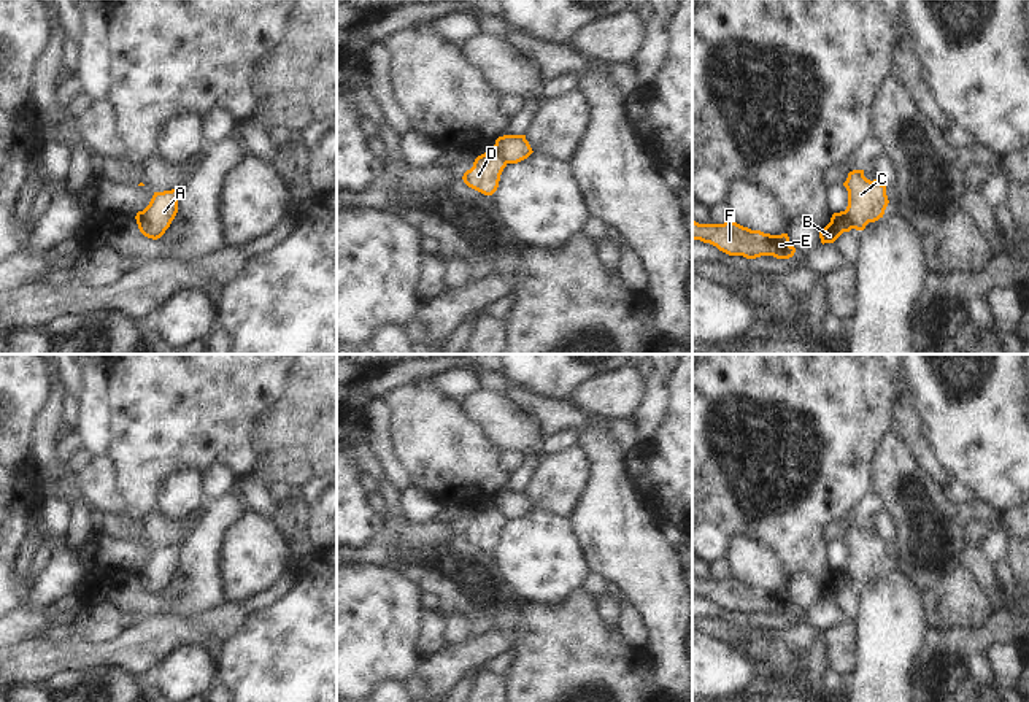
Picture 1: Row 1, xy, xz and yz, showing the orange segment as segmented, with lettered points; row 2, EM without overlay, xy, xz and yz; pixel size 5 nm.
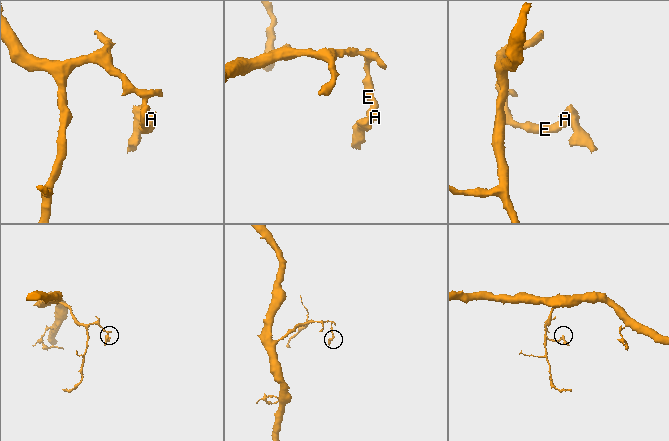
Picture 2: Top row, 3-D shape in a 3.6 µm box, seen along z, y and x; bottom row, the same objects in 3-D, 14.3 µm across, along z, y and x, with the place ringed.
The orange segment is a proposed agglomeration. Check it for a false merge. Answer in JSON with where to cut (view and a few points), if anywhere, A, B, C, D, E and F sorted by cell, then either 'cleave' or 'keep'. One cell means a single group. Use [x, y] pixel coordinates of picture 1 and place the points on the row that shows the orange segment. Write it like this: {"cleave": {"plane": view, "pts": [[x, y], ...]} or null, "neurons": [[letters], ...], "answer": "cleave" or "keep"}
{"cleave": {"plane": "yz", "pts": [[844, 212], [855, 227]]}, "neurons": [["A", "B", "E", "F"], ["C", "D"]], "answer": "cleave"}

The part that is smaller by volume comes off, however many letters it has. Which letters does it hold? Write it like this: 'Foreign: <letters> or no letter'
Foreign: C, D

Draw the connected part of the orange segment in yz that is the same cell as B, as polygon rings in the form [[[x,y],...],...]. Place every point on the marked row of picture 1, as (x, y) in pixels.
[[[845,211],[834,213],[831,222],[819,230],[821,243],[834,243],[843,232],[850,232],[854,226],[848,221]]]

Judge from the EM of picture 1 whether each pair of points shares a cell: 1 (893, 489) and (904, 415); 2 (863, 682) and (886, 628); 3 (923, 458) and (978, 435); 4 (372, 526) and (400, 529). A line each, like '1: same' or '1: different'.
1: different
2: same
3: different
4: different

